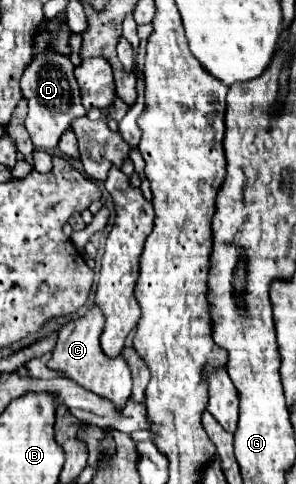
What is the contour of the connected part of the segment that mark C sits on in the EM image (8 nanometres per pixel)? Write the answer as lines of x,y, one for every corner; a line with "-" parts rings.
93,307
85,317
79,317
75,321
67,323
59,331
57,345
53,349
53,357
49,359
47,367
63,373
67,379
75,381
83,389
87,389
103,399
113,401
113,405
117,409
121,409
121,407
125,407
127,399
131,397
131,371
121,355
111,359
101,351
99,335
101,335
103,325
105,325
105,317
103,317
101,309
97,309
97,307

